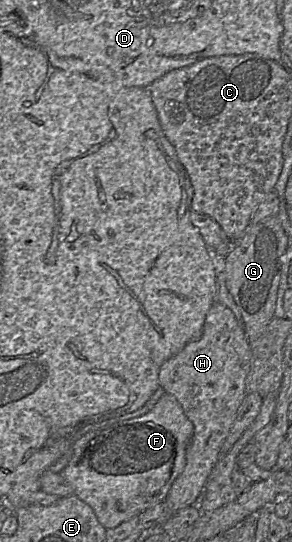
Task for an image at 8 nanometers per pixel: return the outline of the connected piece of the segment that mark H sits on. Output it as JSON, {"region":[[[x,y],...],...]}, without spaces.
{"region":[[[215,301],[210,307],[203,326],[203,333],[197,340],[189,342],[180,352],[166,360],[160,367],[159,386],[166,393],[176,397],[187,418],[193,423],[194,432],[186,449],[186,464],[171,485],[163,503],[166,520],[180,509],[195,505],[198,496],[212,469],[220,459],[220,450],[234,423],[238,409],[246,396],[246,379],[252,363],[252,349],[246,337],[242,322],[238,321],[231,309]]]}

